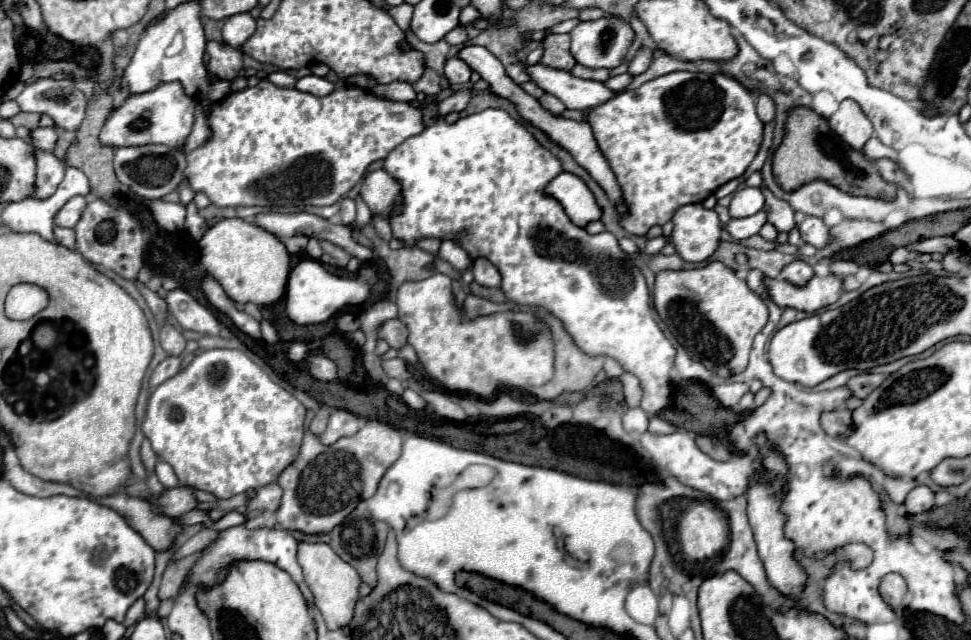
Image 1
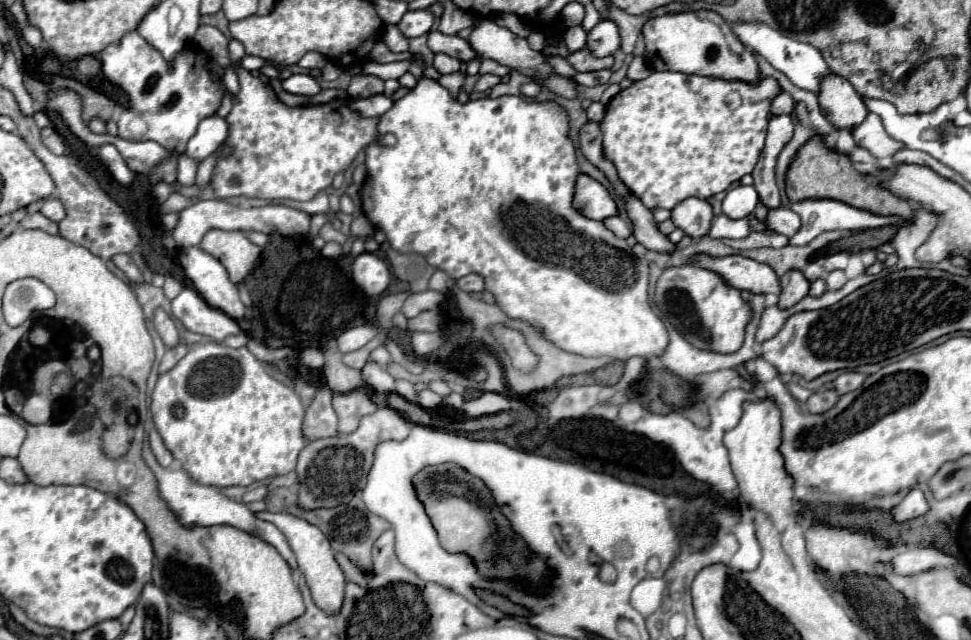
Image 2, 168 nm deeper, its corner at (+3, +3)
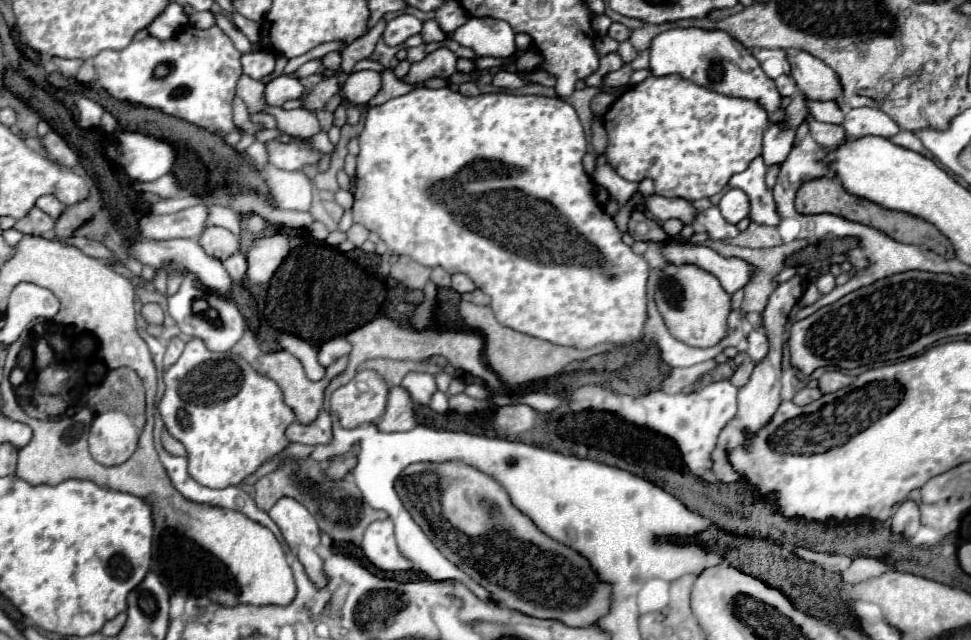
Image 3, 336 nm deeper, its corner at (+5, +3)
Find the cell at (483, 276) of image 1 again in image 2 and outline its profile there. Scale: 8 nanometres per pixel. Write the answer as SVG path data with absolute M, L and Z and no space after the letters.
M465 275L461 279L457 279L457 287L467 291L467 293L481 293L483 291L483 279L479 275Z

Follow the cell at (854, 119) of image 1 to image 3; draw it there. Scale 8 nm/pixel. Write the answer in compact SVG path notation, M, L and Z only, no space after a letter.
M809 53L789 55L789 61L793 69L791 77L797 83L797 89L807 99L841 101L843 85L831 67L827 67L823 61Z

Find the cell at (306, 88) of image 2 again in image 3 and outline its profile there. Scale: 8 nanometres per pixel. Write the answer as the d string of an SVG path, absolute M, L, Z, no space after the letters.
M281 75L277 79L273 79L271 83L267 83L265 89L265 99L269 105L283 105L289 99L299 99L303 95L303 85L299 83L297 77L289 77L289 75Z

